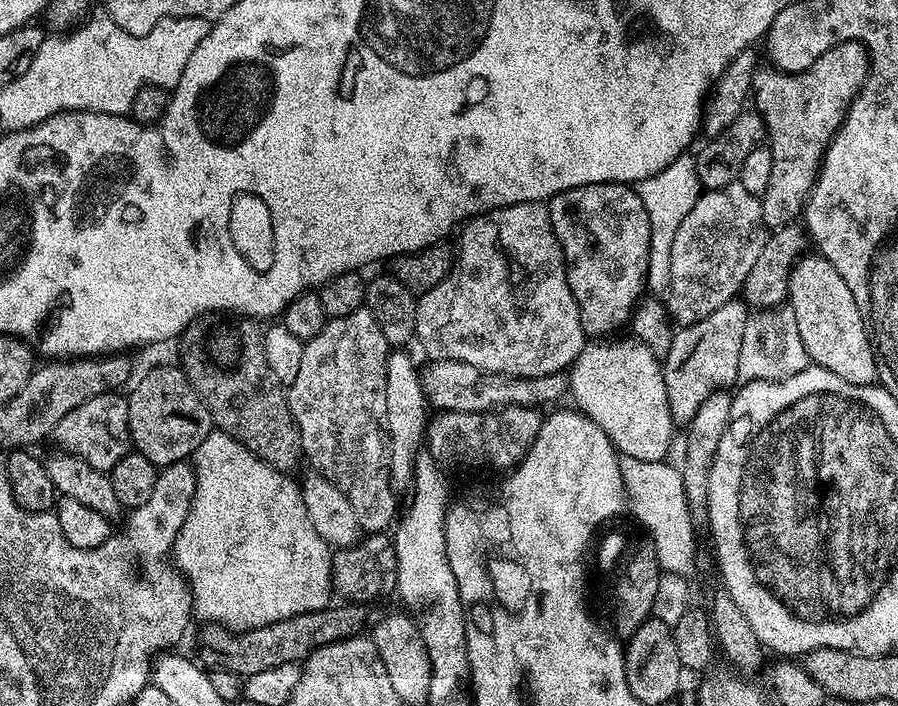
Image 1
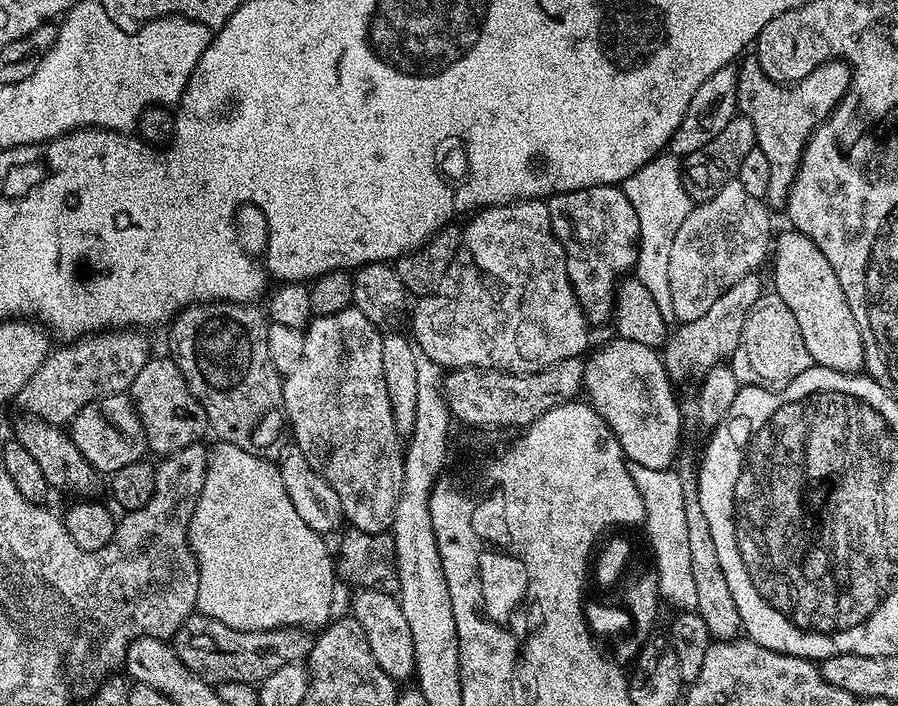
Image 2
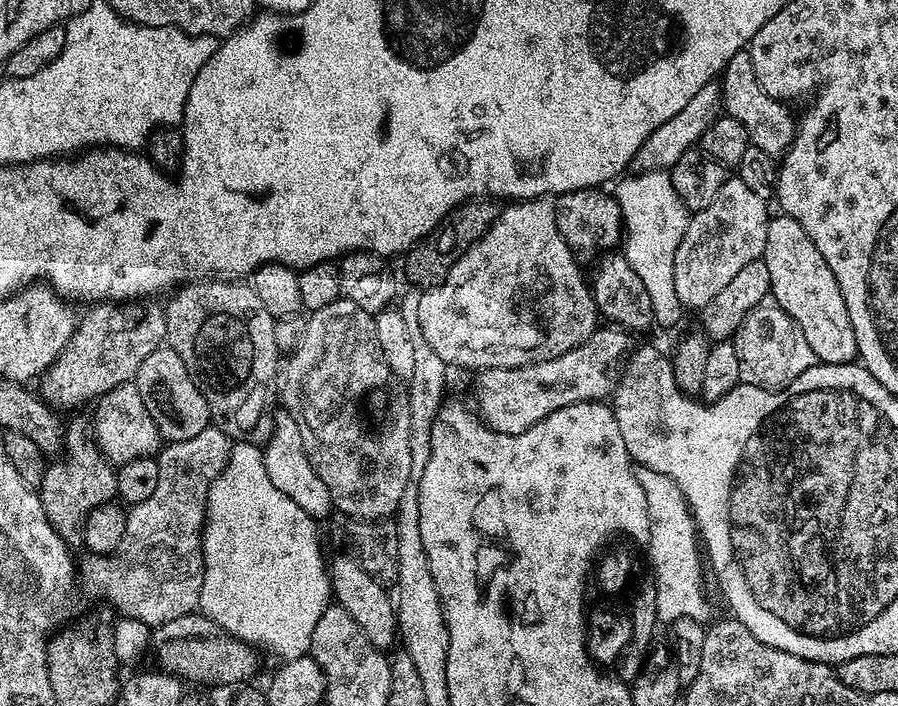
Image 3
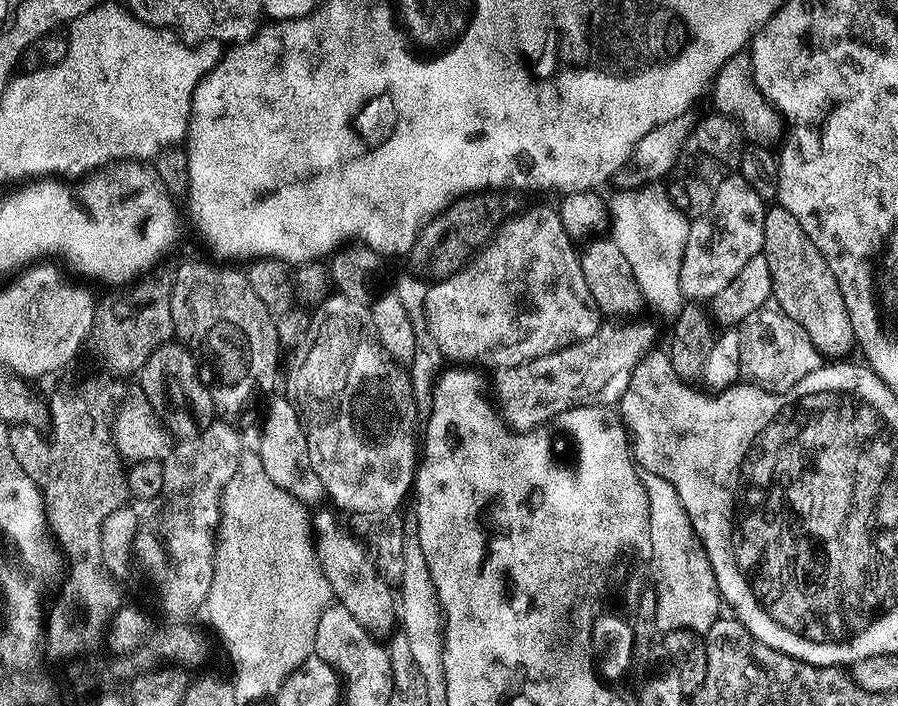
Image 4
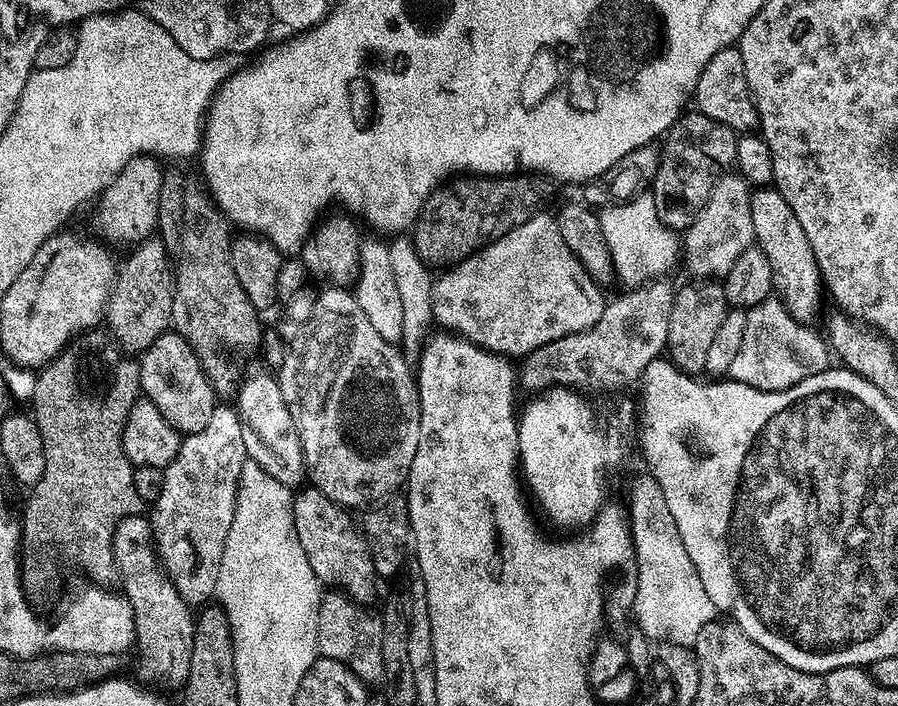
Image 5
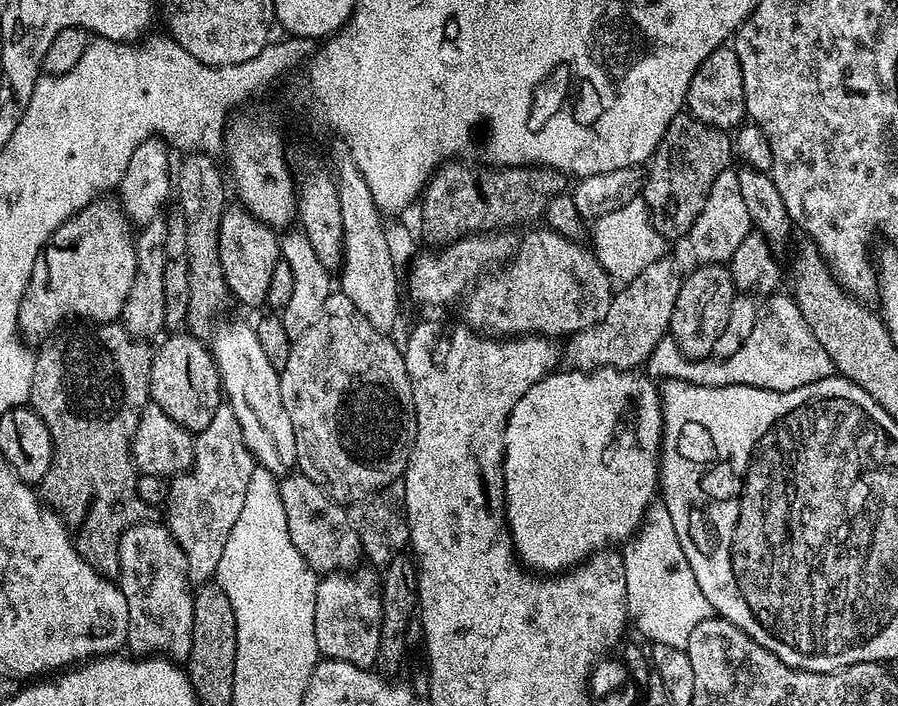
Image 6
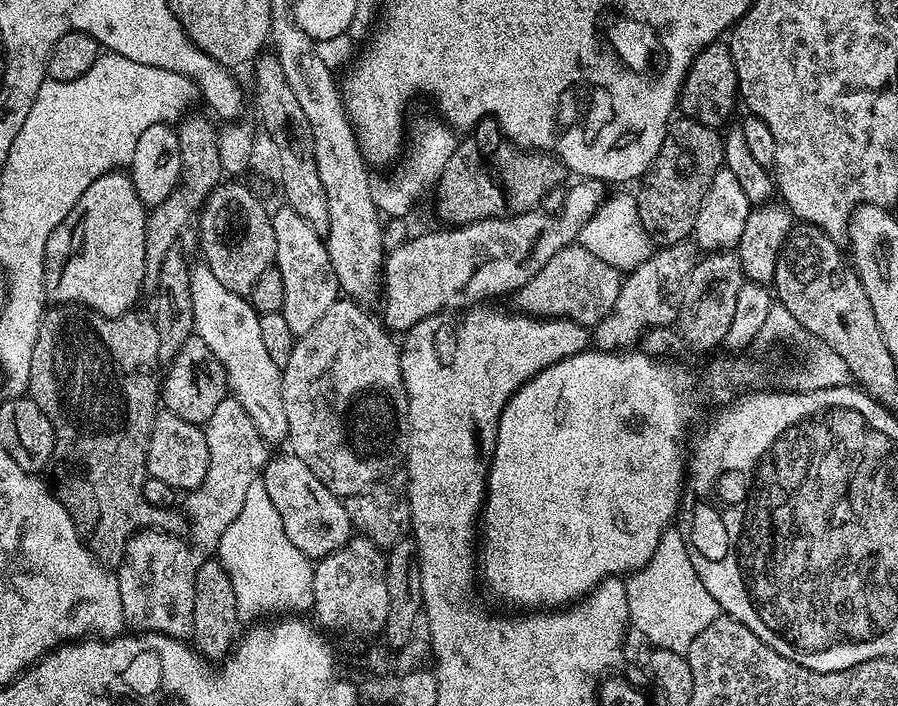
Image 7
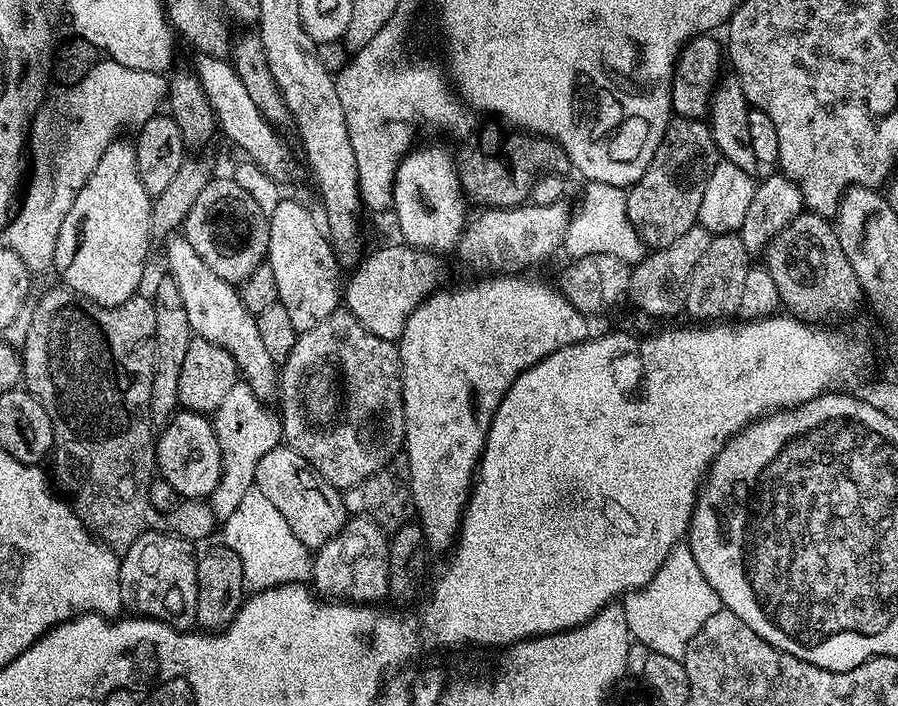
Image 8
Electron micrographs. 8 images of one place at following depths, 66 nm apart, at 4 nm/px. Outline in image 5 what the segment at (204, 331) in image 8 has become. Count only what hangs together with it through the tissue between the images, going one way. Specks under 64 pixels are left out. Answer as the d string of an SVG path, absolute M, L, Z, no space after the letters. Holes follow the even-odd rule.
M252 372L243 377L235 393L234 407L242 426L242 442L247 459L258 462L270 478L278 478L287 488L299 489L306 480L304 466L304 447L292 406L284 397L284 388L275 380L273 373ZM272 375L272 376L271 376Z

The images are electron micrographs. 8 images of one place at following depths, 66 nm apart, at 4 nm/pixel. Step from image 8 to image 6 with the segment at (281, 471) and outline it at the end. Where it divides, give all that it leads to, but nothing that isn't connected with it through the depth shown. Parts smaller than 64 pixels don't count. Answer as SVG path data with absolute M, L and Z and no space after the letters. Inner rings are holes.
M288 474L280 480L280 497L282 498L282 510L286 510L286 530L290 530L290 542L298 546L298 554L302 554L302 558L311 566L313 572L317 574L343 572L361 563L360 539L350 522L345 505L331 500L317 484L310 482L310 478L299 474Z

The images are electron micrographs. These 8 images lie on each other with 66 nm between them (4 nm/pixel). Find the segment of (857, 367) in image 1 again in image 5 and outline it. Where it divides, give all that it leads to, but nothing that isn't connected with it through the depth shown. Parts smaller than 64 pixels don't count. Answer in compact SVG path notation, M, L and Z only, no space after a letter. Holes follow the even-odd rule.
M760 186L751 193L750 214L754 218L754 234L756 235L754 244L766 254L766 259L770 261L772 271L772 287L775 295L783 301L786 310L794 319L803 322L812 322L812 319L820 312L820 292L822 296L822 281L820 271L814 258L814 250L810 250L810 238L806 238L806 230L802 230L802 222L794 218L794 210L786 206L786 198L775 186Z

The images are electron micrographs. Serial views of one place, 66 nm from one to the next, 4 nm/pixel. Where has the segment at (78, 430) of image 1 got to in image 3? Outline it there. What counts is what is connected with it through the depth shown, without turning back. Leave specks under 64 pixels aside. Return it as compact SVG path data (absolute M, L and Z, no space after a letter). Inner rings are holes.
M135 383L110 390L95 401L94 408L91 435L109 464L119 466L138 458L155 457L159 453L162 447L160 431L158 426L154 426L154 418L150 418L150 410L146 410L146 402L142 402L142 394L138 394Z

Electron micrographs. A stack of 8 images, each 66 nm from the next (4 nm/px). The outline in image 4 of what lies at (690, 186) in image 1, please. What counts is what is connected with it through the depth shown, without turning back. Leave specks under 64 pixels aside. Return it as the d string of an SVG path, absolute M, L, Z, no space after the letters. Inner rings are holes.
M656 182L642 188L620 190L615 194L617 196L610 200L610 238L618 246L618 250L622 250L622 258L626 258L626 262L630 262L634 282L638 282L638 286L642 290L645 305L653 307L660 316L675 318L686 303L680 289L680 270L686 250L689 217L675 208L667 191Z

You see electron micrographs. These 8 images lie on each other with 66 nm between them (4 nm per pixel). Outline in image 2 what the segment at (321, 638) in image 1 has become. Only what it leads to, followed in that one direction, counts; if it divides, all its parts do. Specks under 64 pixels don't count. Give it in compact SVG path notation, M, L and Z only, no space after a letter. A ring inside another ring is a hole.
M193 614L176 631L174 647L178 658L195 676L208 684L219 686L226 682L246 682L259 686L274 670L287 664L307 661L312 652L313 633L307 627L271 628L270 630L234 630L218 618Z

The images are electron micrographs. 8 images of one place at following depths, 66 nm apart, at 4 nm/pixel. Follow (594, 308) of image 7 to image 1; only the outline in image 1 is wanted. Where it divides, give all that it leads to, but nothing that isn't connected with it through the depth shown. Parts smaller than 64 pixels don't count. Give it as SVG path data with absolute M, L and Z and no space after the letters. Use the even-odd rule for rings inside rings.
M535 200L534 202L522 202L521 204L515 204L514 206L506 206L505 208L496 208L492 212L483 212L480 216L473 216L471 220L467 221L463 225L464 233L460 236L460 245L455 245L454 248L454 259L452 262L452 268L448 271L448 277L442 282L438 282L438 286L434 286L430 291L423 293L417 299L416 302L416 335L415 339L420 340L420 344L424 347L424 352L428 355L428 358L432 360L457 360L458 362L466 362L470 366L478 366L484 372L499 372L502 376L521 376L522 378L538 378L539 376L555 376L563 373L565 370L571 369L572 363L578 358L578 354L582 354L586 343L586 337L582 330L582 318L578 318L578 302L574 298L574 294L570 290L568 285L568 275L564 269L564 251L560 249L560 243L558 238L554 234L552 229L552 223L550 222L550 214L548 213L547 203Z

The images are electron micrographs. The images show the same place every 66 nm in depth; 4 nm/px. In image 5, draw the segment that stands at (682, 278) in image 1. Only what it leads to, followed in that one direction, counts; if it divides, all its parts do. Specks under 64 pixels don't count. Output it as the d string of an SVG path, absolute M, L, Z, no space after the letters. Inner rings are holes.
M735 171L725 172L714 182L714 190L710 190L710 198L682 236L682 260L683 263L688 263L693 277L723 278L728 275L730 266L734 266L738 254L742 254L742 250L753 247L756 235L754 234L754 218L750 214L751 196L748 181Z

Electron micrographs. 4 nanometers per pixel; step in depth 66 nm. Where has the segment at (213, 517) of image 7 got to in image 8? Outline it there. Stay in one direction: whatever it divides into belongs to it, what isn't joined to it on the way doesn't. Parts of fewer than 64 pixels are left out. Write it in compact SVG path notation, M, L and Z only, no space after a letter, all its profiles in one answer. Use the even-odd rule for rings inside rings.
M238 382L230 390L230 394L226 394L226 398L222 398L222 406L218 406L211 417L212 429L216 432L224 463L224 469L220 475L220 485L213 490L210 497L210 503L217 518L226 518L230 514L234 514L234 510L238 510L238 502L242 502L242 494L246 494L246 490L253 488L256 483L256 467L262 454L281 447L282 425L280 417L275 411L267 412L264 409L264 404L265 401L256 396L248 384Z

